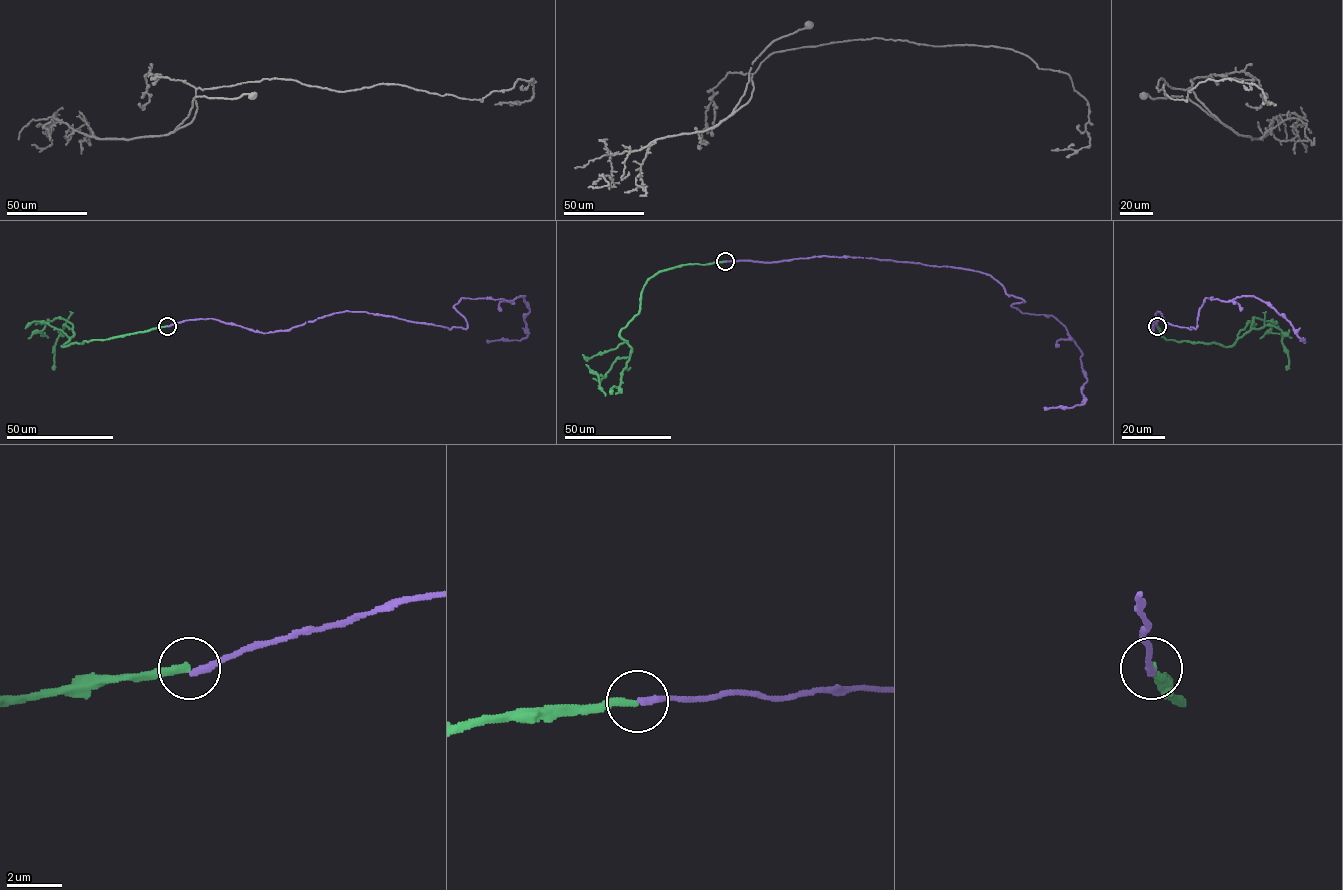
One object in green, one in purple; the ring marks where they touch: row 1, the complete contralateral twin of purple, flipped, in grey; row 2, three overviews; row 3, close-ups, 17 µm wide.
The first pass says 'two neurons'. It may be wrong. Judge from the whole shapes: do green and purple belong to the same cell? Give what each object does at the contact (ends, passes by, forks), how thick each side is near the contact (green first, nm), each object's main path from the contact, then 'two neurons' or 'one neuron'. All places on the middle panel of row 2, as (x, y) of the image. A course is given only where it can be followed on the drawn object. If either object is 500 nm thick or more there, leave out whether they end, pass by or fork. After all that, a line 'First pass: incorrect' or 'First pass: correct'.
green ends; purple ends; calibres 280 and 240 nm; course green (725, 261), (675, 266), (646, 281), (639, 312), (621, 330), (630, 355), (598, 375), (605, 396); course purple (725, 261), (989, 274), (1082, 354), (1085, 402), (1044, 410); two neurons
First pass: correct

